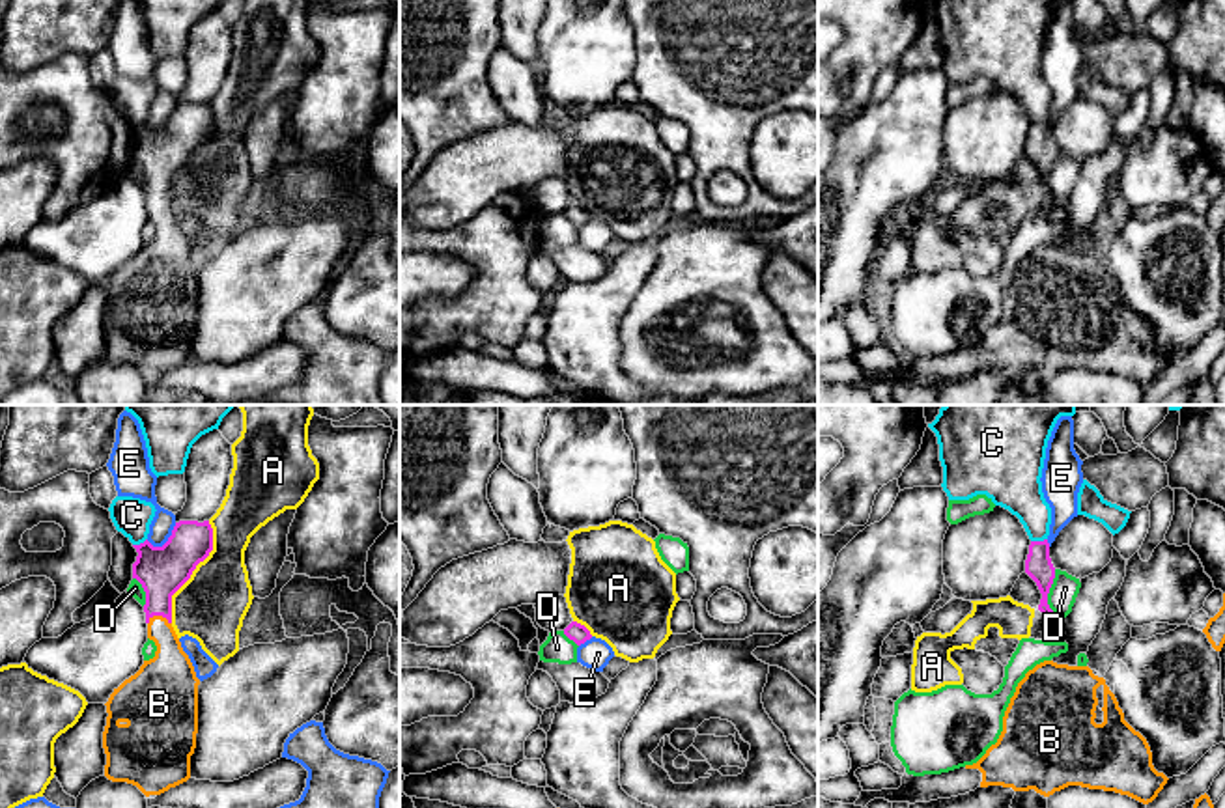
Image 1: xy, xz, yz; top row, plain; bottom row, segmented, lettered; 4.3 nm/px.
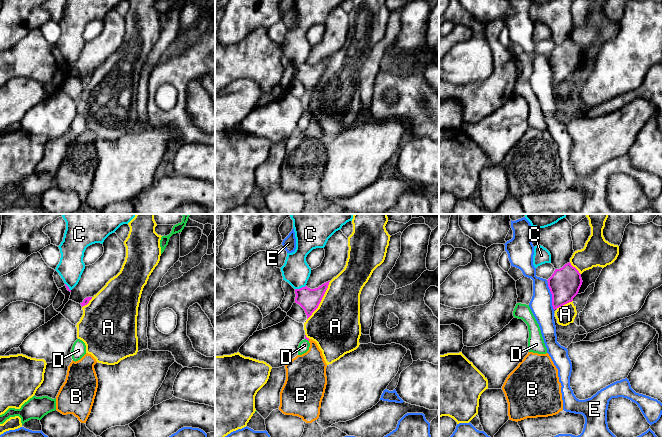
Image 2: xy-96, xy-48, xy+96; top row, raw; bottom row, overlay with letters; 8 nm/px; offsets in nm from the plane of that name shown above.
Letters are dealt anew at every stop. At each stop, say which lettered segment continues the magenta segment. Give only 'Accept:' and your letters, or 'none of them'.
Accept: B

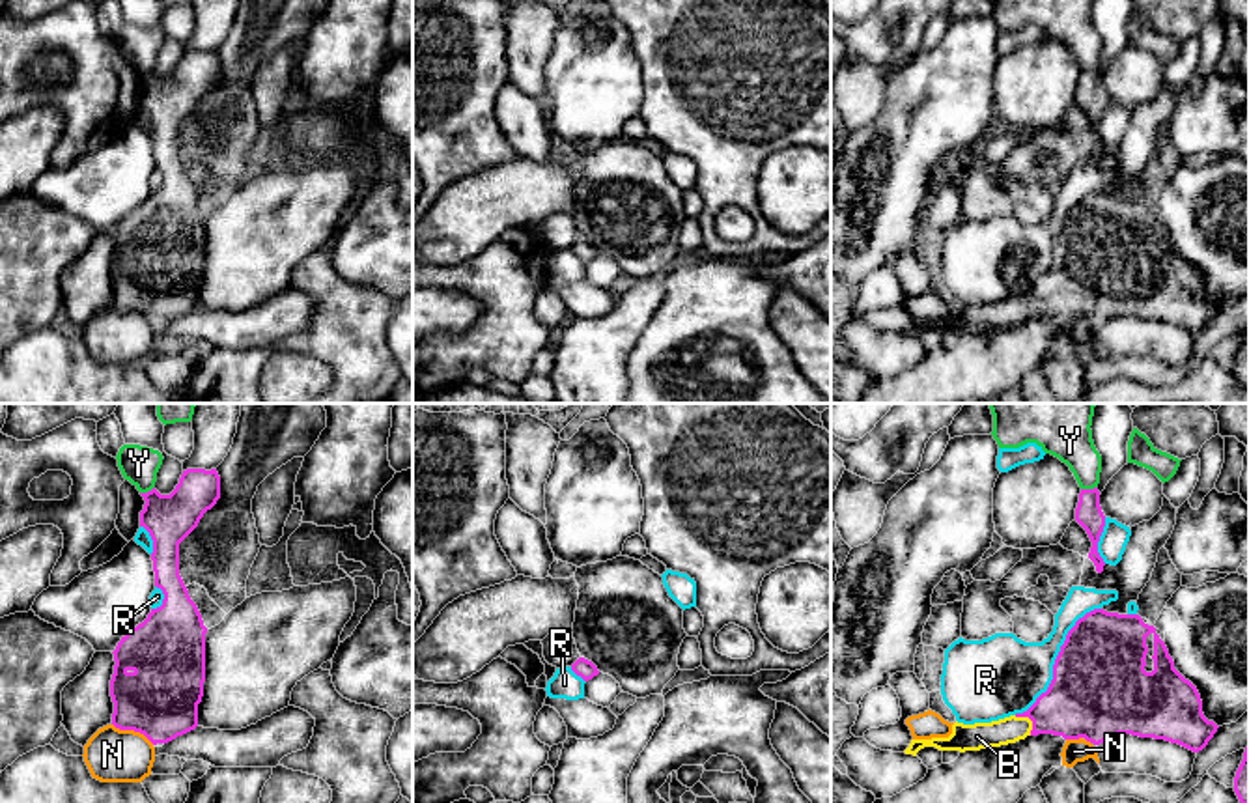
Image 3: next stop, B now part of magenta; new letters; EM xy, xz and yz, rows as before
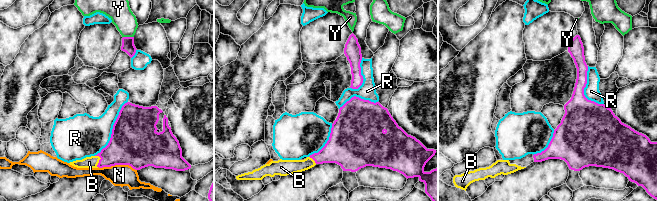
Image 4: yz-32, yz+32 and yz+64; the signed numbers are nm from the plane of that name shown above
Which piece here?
Accept: B

